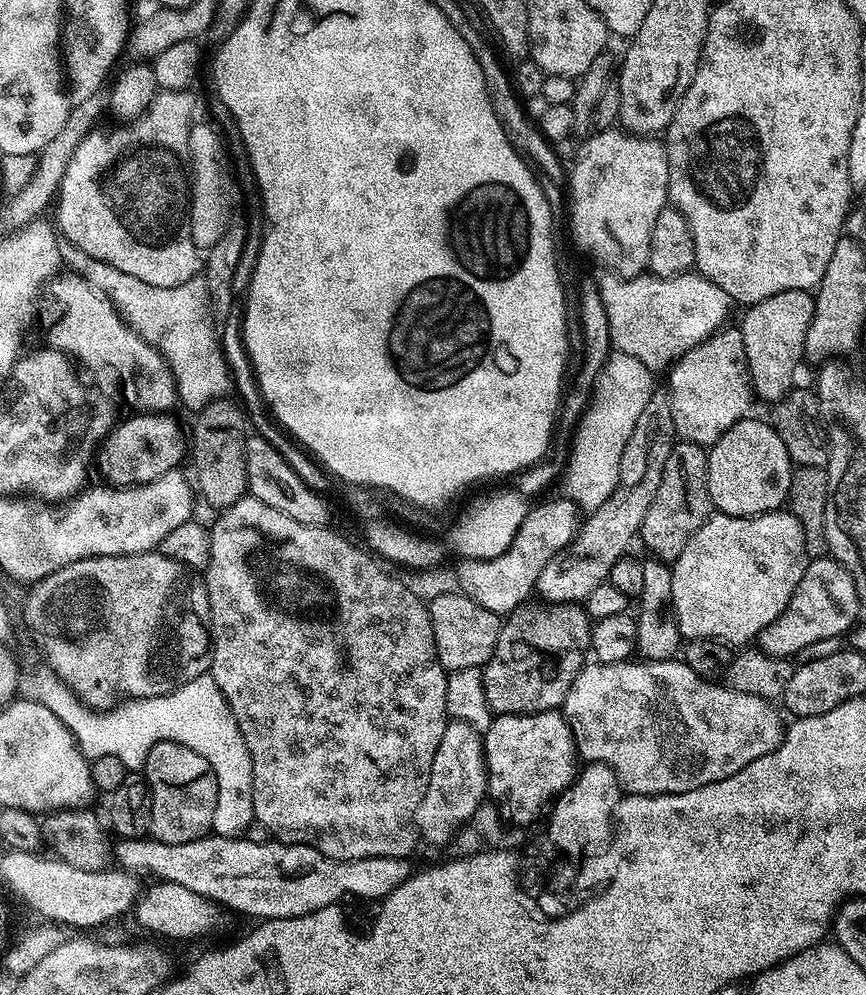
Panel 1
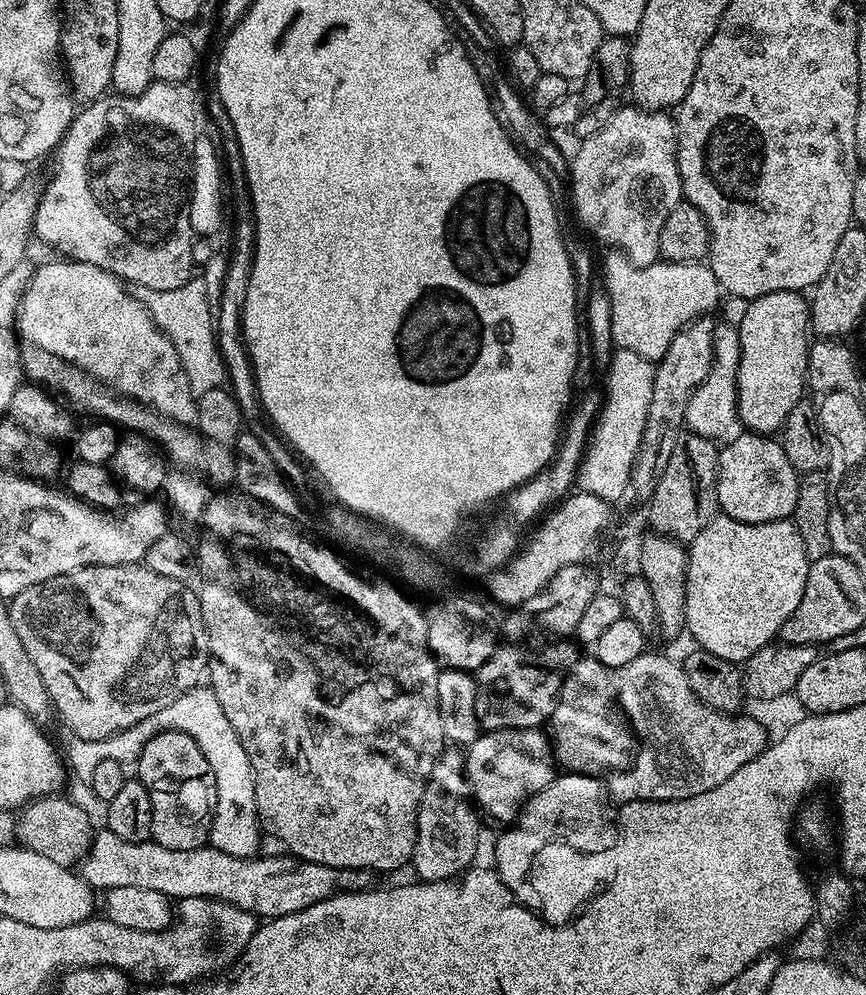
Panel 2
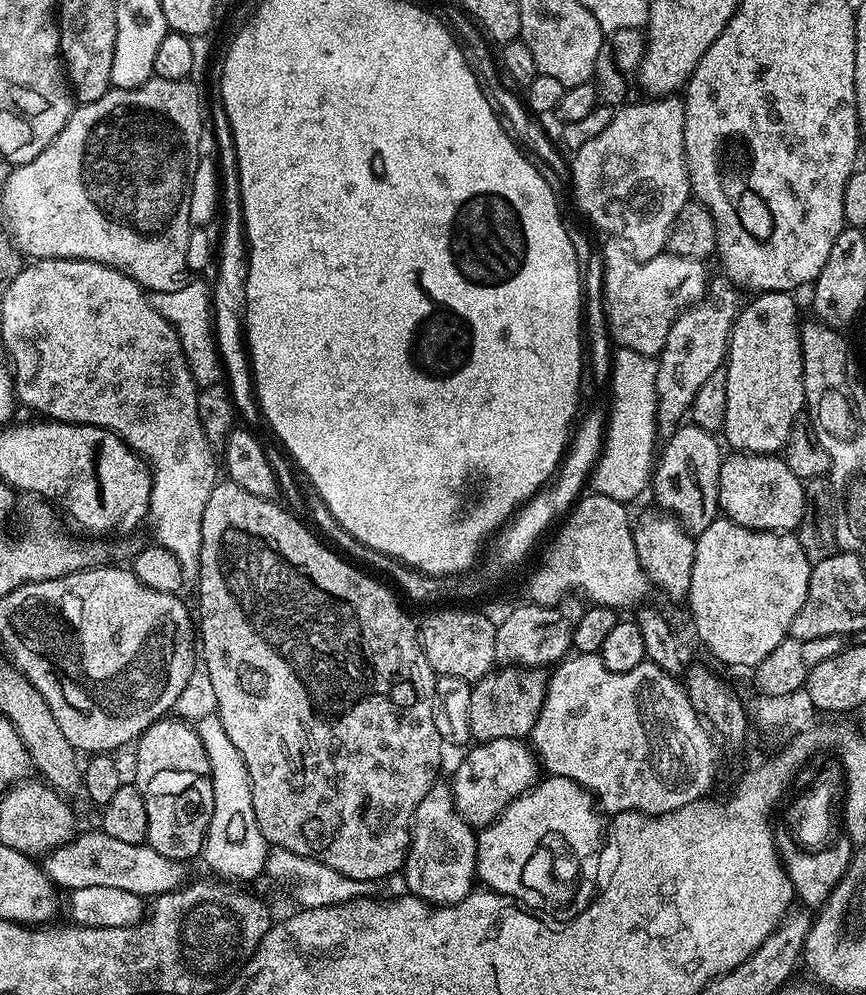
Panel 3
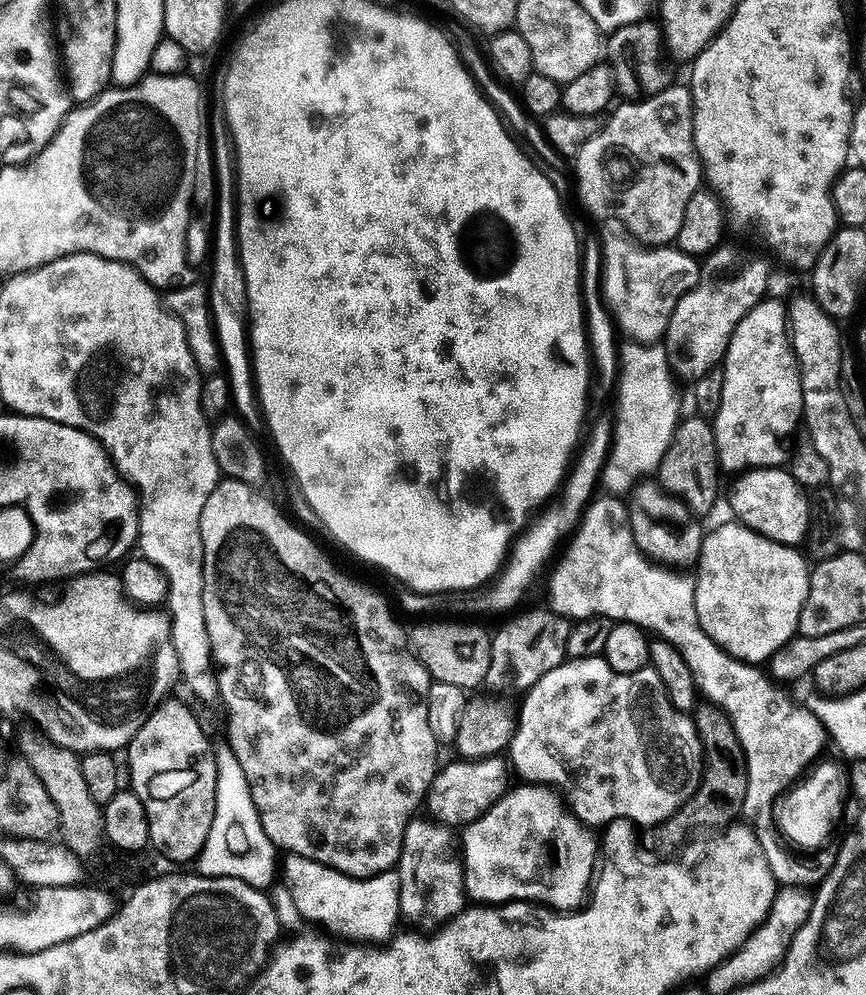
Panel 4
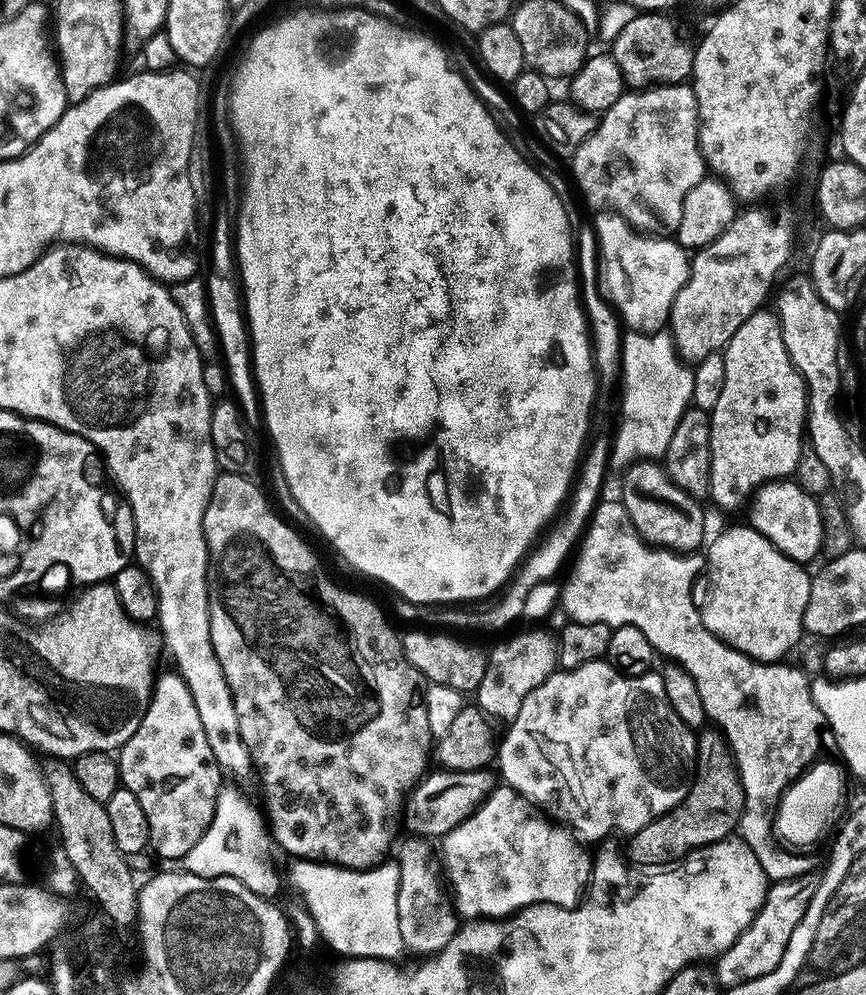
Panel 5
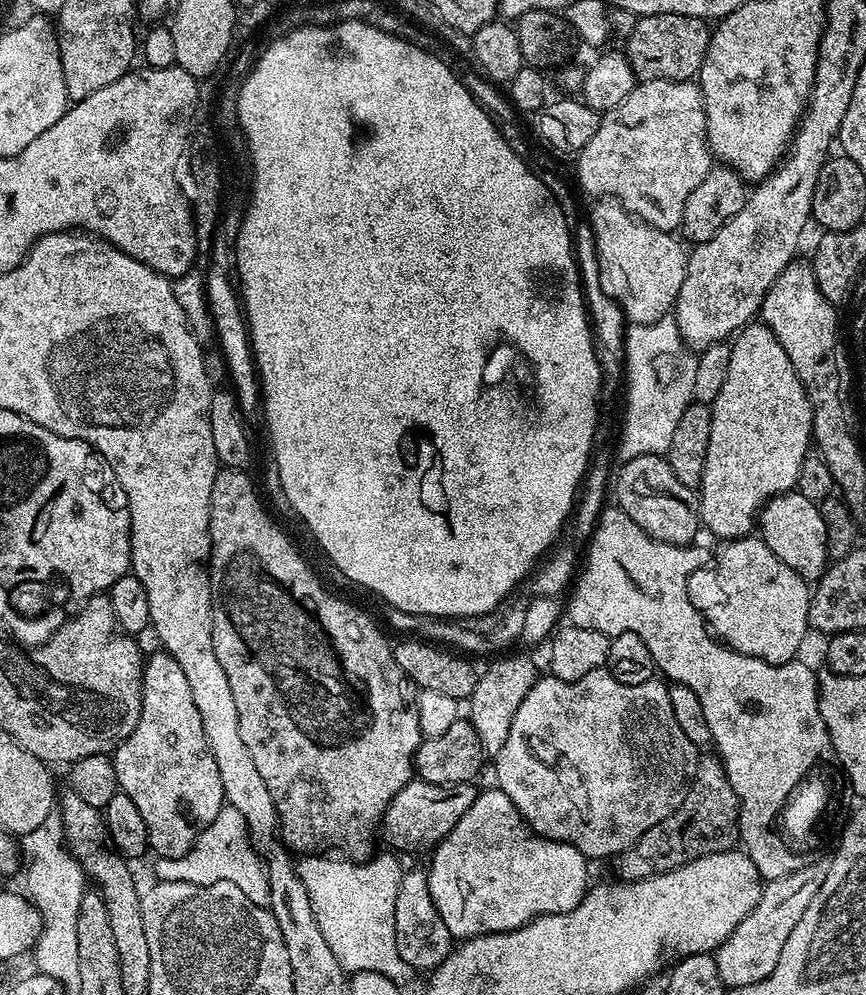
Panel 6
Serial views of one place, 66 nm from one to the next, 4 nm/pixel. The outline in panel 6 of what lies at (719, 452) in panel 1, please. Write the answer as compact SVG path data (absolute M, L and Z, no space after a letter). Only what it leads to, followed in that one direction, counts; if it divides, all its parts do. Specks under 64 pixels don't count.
M798 491L781 492L760 509L758 536L779 560L799 572L803 580L809 582L819 580L820 573L829 563L826 526L822 526L822 514L817 501L806 498Z

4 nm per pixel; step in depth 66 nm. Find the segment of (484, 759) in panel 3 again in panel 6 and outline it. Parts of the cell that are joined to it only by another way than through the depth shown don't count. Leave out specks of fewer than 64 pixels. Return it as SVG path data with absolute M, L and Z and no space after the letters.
M413 778L406 787L398 792L388 809L384 811L382 836L396 848L407 844L429 844L435 846L446 839L450 830L470 810L478 795L477 785L472 782L445 782L428 784L425 780Z

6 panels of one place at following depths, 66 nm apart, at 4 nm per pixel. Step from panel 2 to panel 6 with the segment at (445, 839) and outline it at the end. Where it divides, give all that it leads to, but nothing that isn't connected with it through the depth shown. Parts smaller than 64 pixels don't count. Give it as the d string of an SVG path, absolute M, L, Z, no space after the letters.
M423 871L403 873L394 906L394 930L401 965L408 967L409 964L410 967L427 973L436 969L448 957L450 933L446 925L441 922L436 904L430 898L428 877Z

